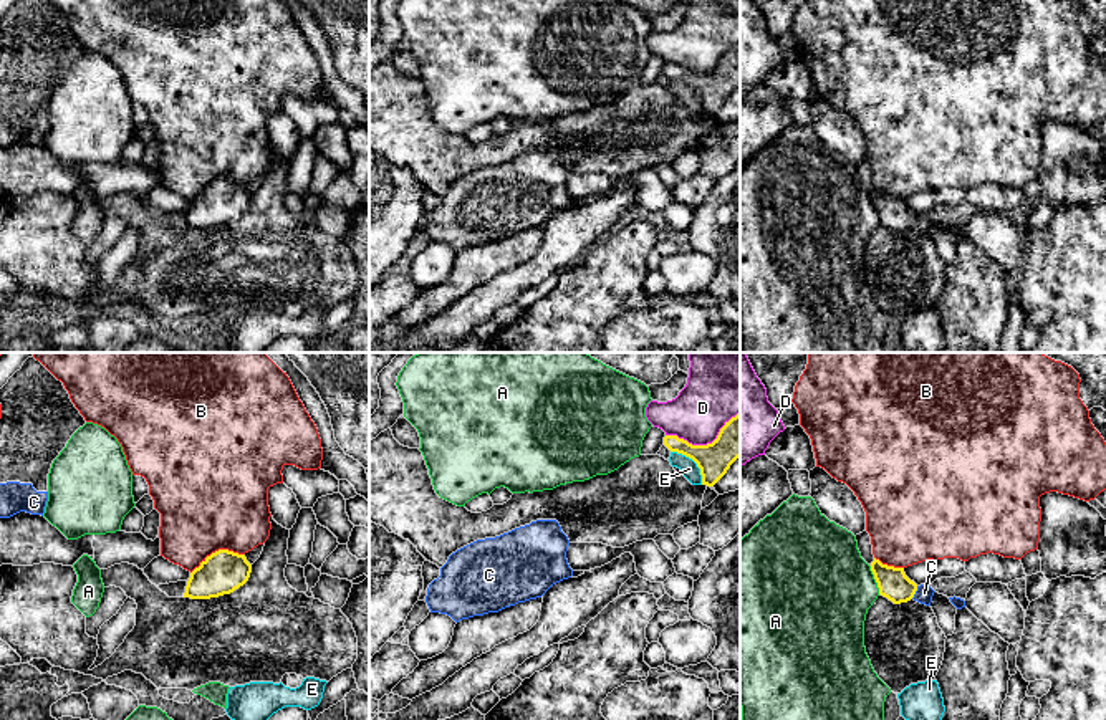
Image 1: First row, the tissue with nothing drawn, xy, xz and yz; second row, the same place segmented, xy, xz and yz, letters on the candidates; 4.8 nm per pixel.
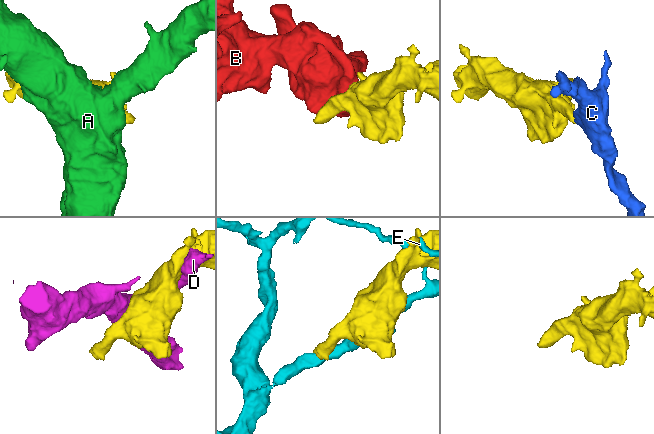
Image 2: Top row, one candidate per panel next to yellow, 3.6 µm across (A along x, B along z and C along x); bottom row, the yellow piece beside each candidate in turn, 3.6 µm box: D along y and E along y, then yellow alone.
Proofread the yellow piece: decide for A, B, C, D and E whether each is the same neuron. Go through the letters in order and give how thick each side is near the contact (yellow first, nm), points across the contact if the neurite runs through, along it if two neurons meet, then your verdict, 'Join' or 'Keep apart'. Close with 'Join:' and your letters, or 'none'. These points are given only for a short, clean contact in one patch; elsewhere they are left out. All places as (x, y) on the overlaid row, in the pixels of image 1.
A: Thickness 150 nm (yellow) against 460 nm. Keep apart
B: Thickness 200 nm (yellow) against 480 nm. Boundary: xy (244, 553), (230, 550), (212, 552), (191, 573). Keep apart
C: Thickness 150 nm (yellow) against 90 nm. Path across: yz (893, 583), (901, 590), (914, 593), (924, 593). Join
D: Thickness 190 nm (yellow) against 280 nm. Keep apart
E: Thickness 190 nm (yellow) against 90 nm. Keep apart
Join: C

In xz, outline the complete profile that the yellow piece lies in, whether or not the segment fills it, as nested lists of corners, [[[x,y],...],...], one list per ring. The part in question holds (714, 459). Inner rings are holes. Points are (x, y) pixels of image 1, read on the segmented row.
[[[740,414],[725,422],[712,444],[692,445],[677,435],[666,435],[664,445],[692,458],[700,468],[702,485],[714,487],[740,457]]]

